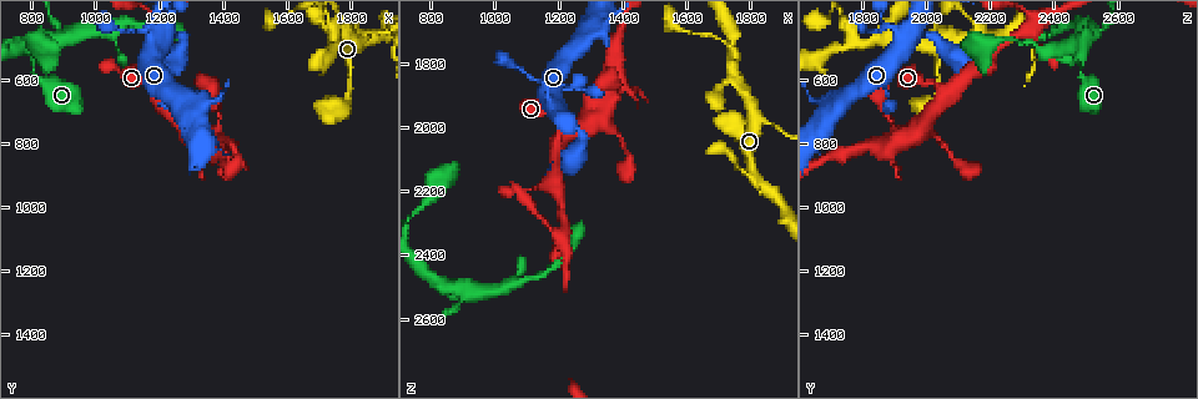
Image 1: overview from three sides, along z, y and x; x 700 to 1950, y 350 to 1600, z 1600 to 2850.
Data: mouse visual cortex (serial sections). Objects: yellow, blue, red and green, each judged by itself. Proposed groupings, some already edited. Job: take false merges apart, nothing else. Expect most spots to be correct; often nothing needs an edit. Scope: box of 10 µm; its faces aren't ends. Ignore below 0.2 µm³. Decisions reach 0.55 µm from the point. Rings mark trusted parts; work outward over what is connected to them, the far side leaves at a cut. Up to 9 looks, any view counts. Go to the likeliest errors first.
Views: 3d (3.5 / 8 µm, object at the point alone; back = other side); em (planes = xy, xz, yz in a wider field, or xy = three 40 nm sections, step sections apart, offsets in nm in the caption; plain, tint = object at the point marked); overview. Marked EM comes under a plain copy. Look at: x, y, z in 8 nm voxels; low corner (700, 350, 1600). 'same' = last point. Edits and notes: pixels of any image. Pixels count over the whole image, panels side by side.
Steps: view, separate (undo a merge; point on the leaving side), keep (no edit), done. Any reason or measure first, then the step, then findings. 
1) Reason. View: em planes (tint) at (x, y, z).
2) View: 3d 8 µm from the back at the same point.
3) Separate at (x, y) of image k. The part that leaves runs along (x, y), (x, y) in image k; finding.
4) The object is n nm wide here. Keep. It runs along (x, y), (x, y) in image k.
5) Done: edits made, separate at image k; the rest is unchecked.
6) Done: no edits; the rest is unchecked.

Two arms in line, one across. View: 3d 3.5 µm at (1810, 440, 2150).

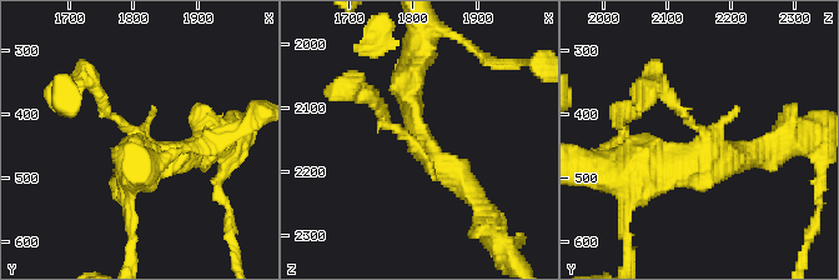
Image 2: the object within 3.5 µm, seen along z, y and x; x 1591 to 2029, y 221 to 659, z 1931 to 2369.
View: em xy step 3 (tint) at (1810, 425, 2160).

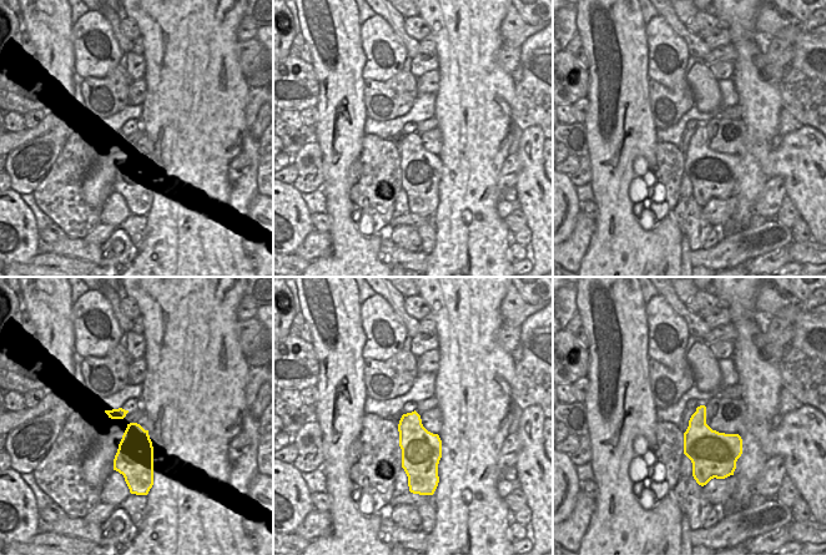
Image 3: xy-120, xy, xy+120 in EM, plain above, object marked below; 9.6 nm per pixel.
Cut it another way. View: em xy step 2 (tint) at the same point.

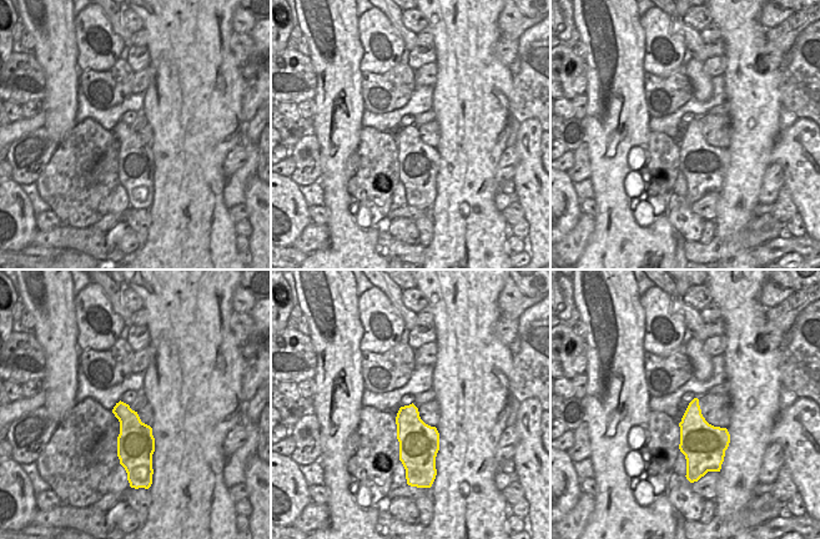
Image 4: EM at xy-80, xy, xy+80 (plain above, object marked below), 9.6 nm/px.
Keep. It runs along (130, 176), (137, 134), (110, 115), (91, 84) in image 2; one cell here.

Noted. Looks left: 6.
Arms part here. View: 3d 3.5 µm at (1740, 480, 1780).

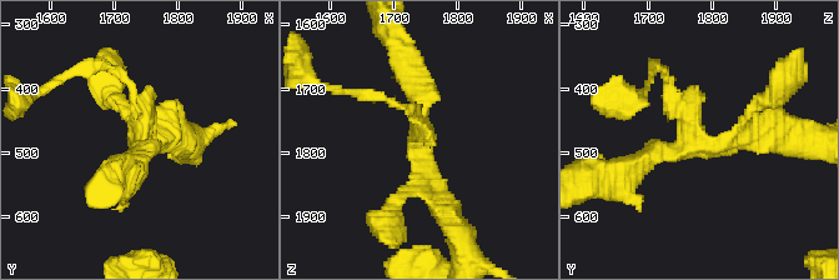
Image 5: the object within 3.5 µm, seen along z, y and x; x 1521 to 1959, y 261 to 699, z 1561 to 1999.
3 arms meet here; the arms are 150, 250, 300 nm wide; now the EM. View: em xy step 3 (tint) at (1750, 480, 1775).

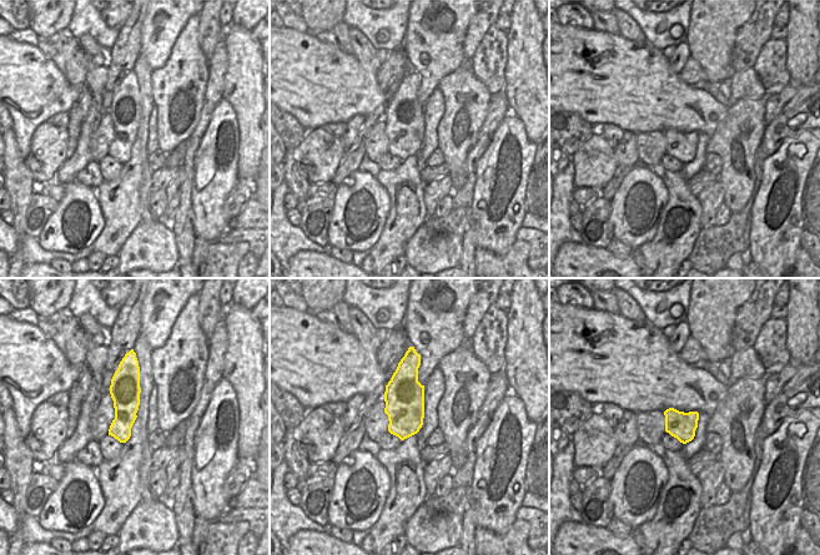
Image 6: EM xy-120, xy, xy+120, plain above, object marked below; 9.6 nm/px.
Keep. One cell here.

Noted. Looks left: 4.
Abrupt turn. View: 3d 3.5 µm at (920, 450, 2500).

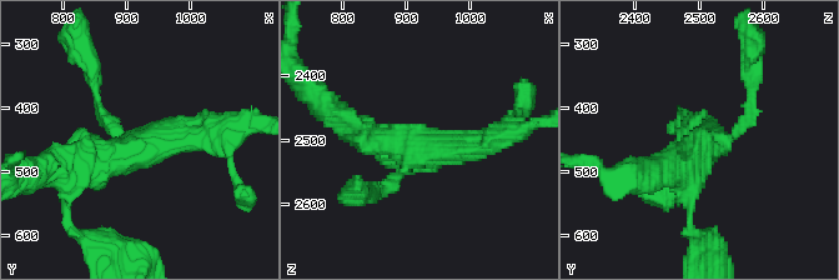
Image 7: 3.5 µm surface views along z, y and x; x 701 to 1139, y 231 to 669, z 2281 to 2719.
3 arms meet here; the arms are 150, 350, 400 nm wide. View: em xy step 2 (tint) at (920, 465, 2510).

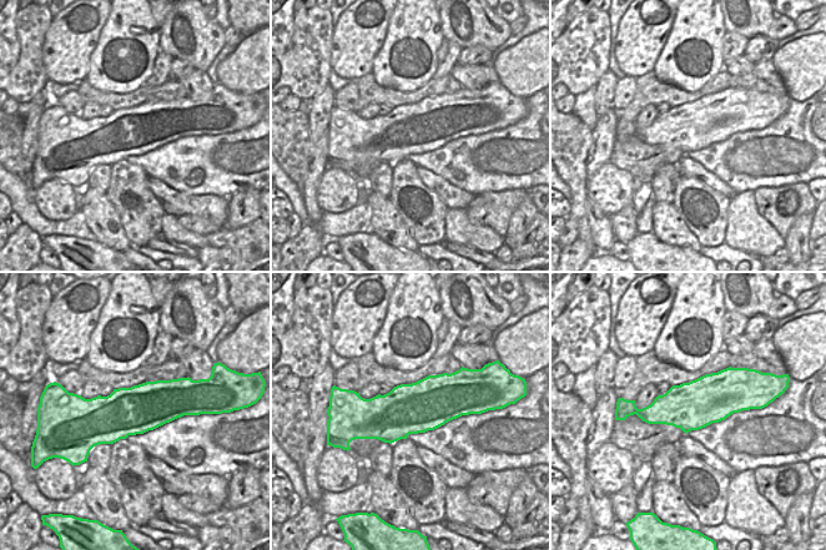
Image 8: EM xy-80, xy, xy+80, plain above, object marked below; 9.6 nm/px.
View: em xy step 5 (tint) at the same point.

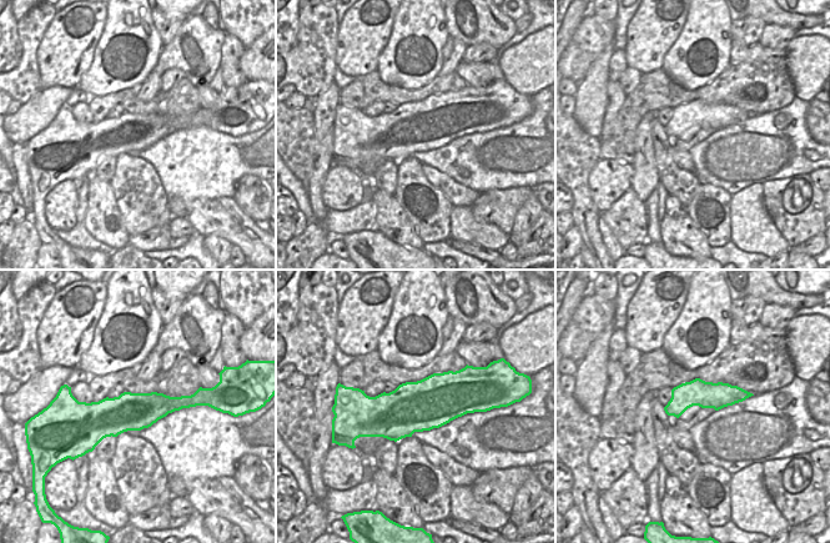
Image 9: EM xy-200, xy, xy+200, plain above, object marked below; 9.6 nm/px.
Keep. It runs along (70, 185), (93, 158), (220, 131) in image 7; all the same cell.

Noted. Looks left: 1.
Done: no edits; the rest is unchecked.

